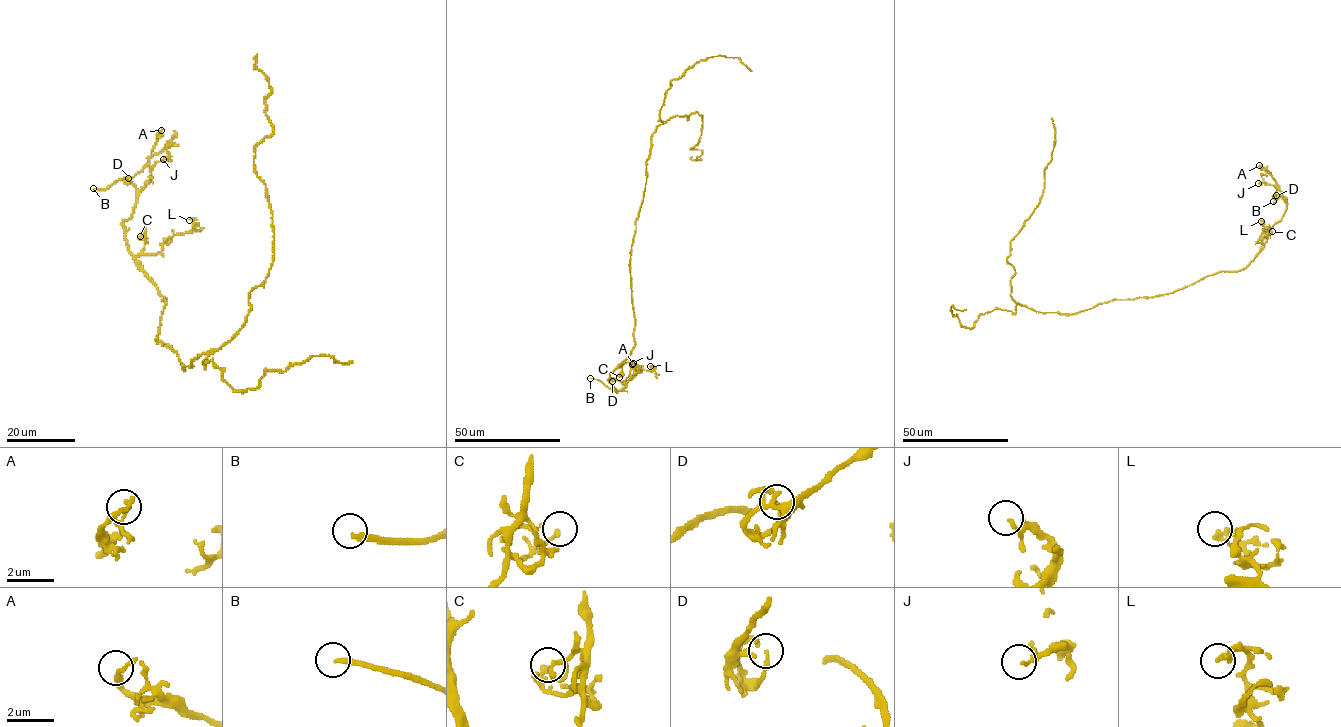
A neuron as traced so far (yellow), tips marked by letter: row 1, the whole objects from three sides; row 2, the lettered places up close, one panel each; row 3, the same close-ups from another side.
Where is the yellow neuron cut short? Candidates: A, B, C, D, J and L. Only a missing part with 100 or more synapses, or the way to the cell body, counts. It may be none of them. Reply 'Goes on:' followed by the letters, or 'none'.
Goes on: B

